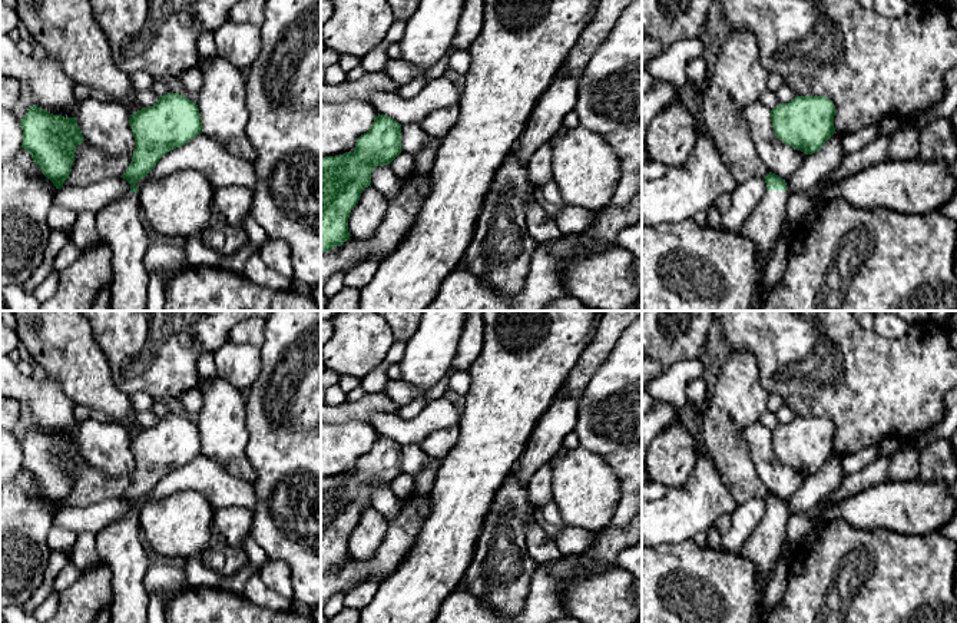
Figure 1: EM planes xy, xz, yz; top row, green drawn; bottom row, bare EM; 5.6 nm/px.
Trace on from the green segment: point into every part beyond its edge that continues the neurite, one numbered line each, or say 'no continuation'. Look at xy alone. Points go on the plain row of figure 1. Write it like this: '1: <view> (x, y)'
1: xy (119, 547)

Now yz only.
1: yz (764, 546)

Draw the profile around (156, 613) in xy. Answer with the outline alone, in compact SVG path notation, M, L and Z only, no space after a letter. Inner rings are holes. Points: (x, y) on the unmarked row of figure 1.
M150 593L146 623L166 623L165 604L168 599L163 593Z

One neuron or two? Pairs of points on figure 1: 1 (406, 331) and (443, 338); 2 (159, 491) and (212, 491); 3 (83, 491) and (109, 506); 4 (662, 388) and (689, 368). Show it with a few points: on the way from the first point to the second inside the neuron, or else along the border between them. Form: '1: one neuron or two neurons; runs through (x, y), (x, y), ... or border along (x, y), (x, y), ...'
1: two neurons; border along (419, 325), (407, 341)
2: one neuron; runs through (172, 481), (199, 481)
3: two neurons; border along (119, 496), (68, 509)
4: one neuron; runs through (669, 385), (682, 373)

